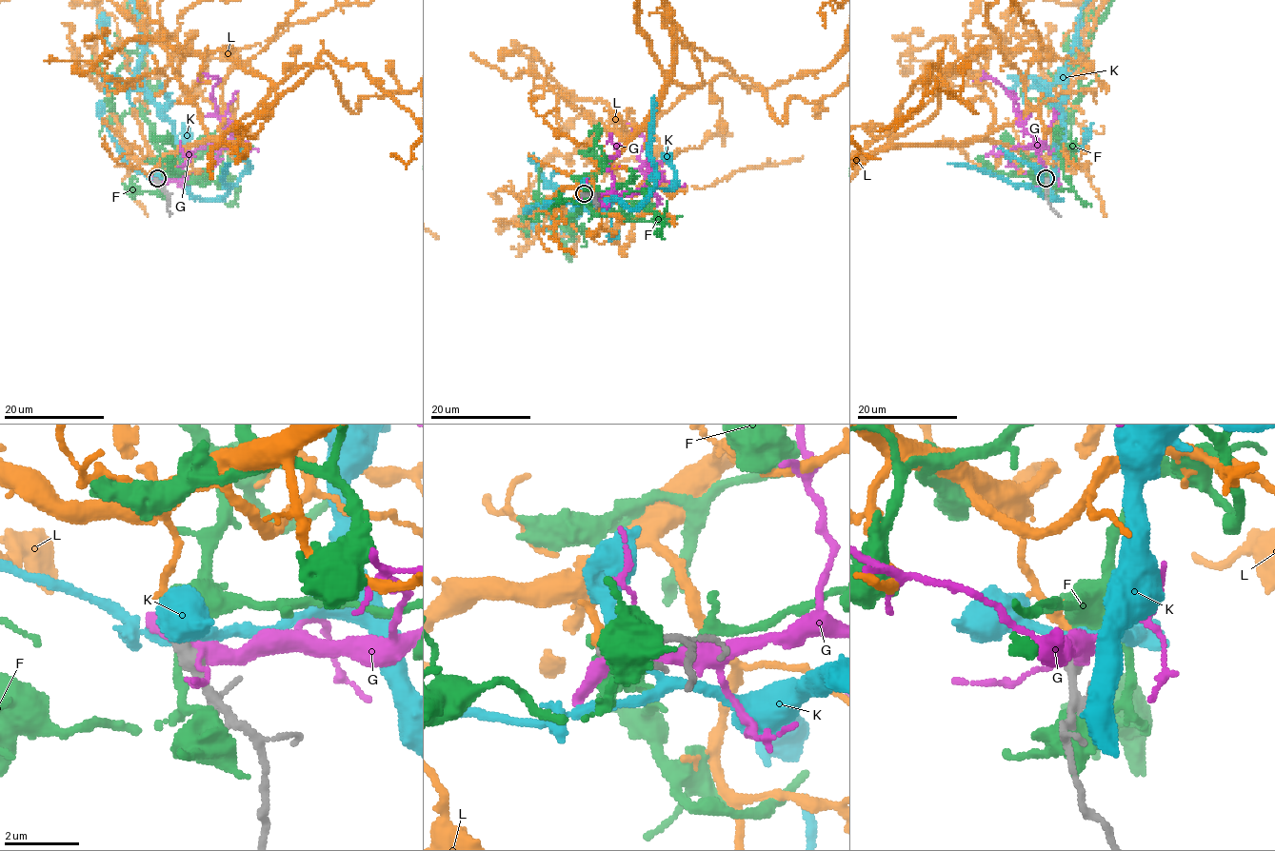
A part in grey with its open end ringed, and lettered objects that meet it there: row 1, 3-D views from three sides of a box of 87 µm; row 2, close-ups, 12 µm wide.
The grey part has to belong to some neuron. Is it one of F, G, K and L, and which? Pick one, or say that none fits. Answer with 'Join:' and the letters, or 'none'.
Join: L

